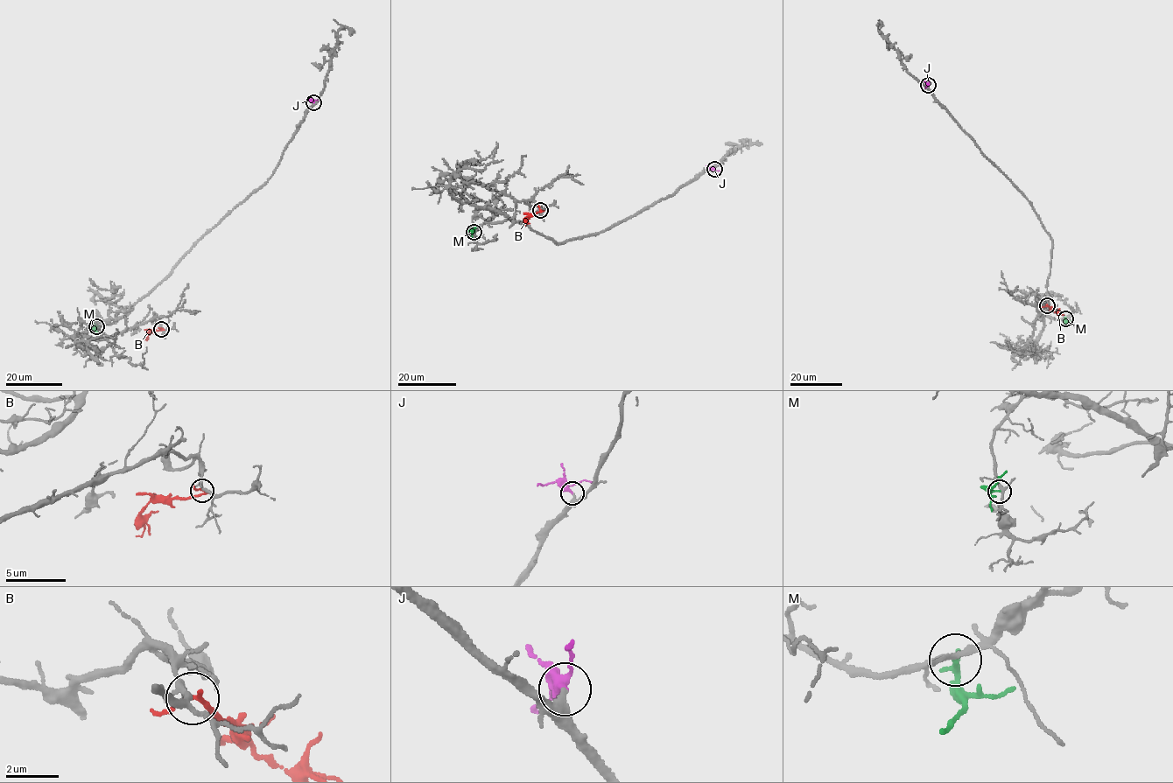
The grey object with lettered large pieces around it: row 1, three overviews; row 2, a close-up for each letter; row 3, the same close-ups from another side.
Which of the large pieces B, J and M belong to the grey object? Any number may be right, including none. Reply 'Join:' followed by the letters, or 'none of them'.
Join: J

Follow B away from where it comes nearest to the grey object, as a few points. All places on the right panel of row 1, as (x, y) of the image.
B: (1047, 304), (1063, 315)

